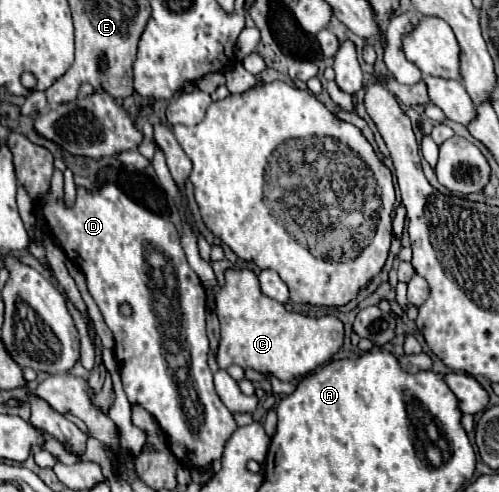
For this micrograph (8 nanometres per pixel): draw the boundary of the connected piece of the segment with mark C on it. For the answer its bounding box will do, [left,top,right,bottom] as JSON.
[217,270,343,382]

